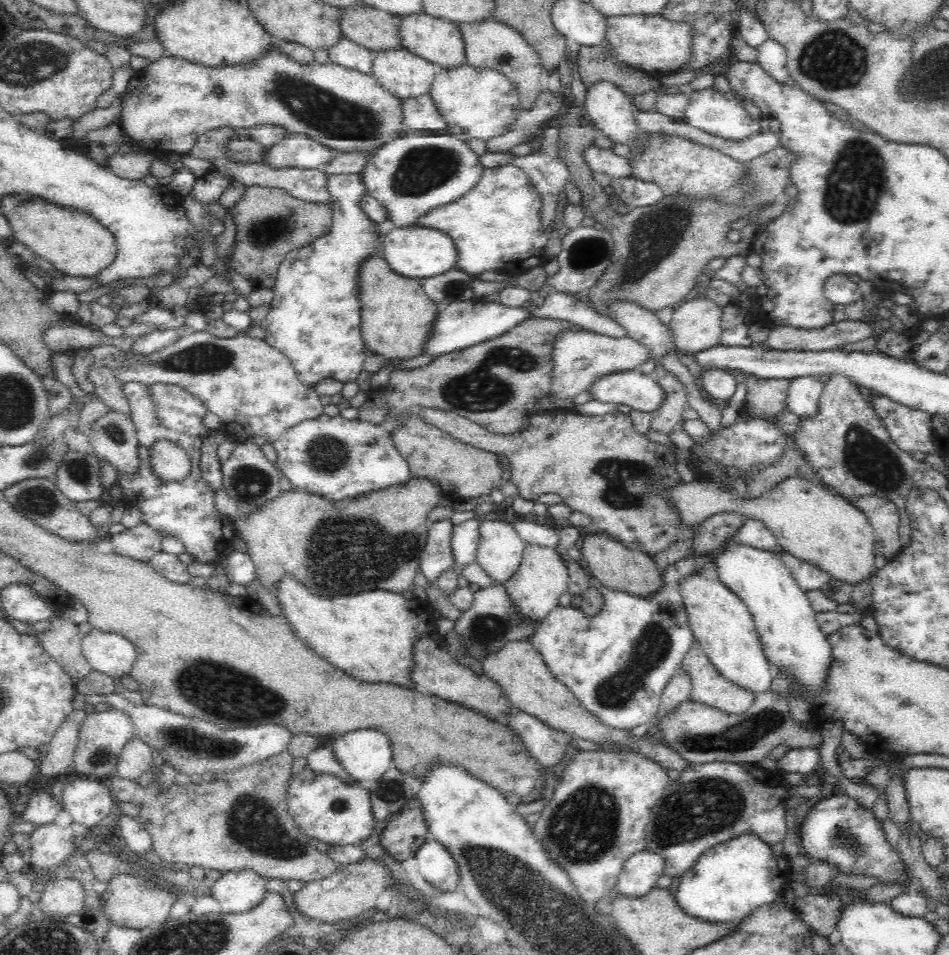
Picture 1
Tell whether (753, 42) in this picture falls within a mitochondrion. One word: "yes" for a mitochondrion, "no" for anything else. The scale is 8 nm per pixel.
no

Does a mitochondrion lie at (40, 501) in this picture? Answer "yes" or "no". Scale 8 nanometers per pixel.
yes

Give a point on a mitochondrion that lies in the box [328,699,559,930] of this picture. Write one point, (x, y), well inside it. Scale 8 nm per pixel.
(390, 793)

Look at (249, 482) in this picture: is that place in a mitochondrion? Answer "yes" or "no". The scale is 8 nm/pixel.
yes

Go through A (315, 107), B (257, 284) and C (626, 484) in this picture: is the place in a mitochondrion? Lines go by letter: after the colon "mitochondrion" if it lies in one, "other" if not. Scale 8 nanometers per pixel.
A: mitochondrion
B: other
C: mitochondrion

